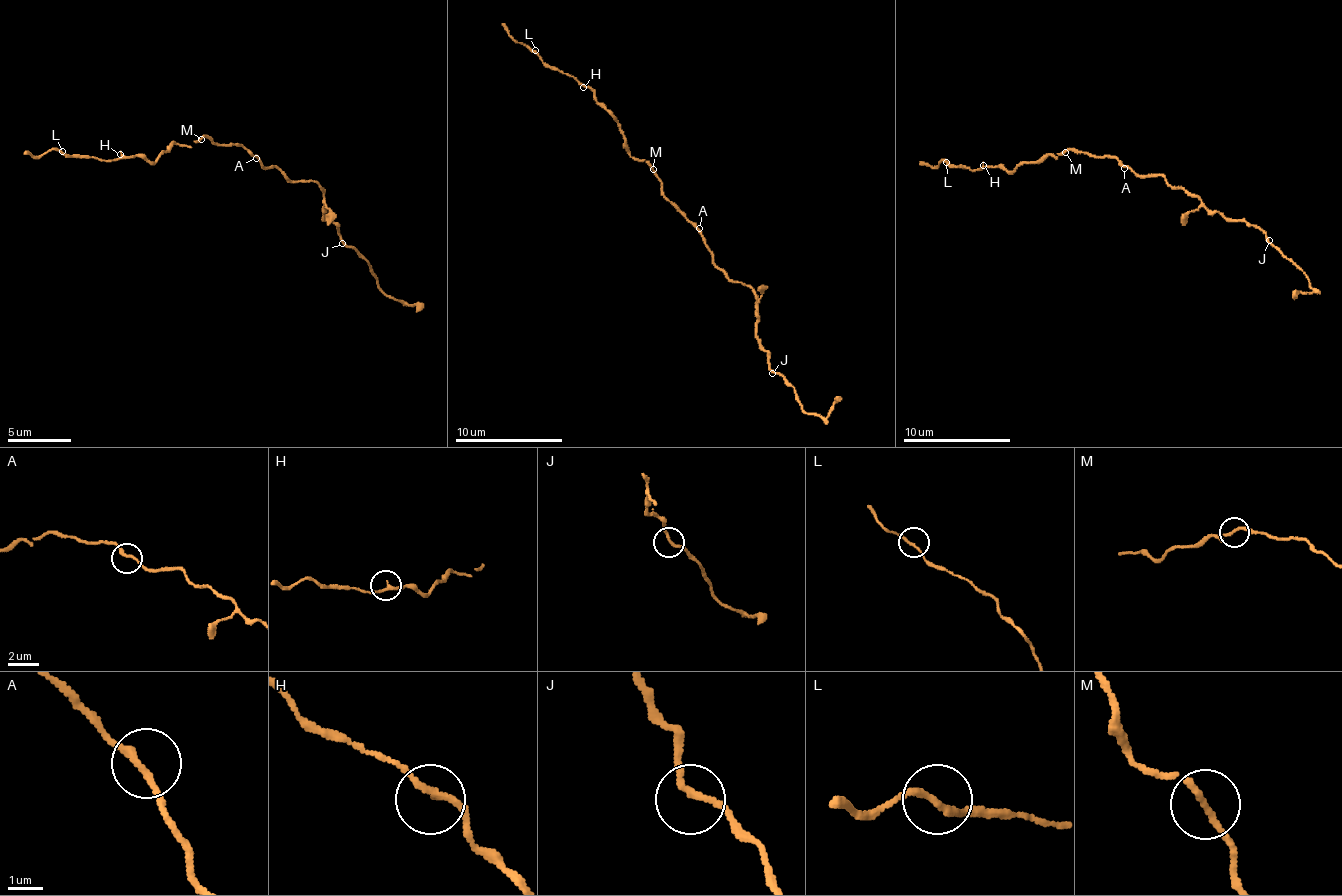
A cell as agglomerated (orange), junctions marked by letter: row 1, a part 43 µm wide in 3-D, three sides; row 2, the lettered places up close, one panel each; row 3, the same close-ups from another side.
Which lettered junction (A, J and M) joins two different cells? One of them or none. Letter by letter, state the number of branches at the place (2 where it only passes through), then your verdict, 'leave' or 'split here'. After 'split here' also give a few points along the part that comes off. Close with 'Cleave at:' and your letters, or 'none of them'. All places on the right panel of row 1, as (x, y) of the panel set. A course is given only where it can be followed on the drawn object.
A: 2 | leave
J: 2 | leave
M: 2 | leave
Cleave at: none of them

